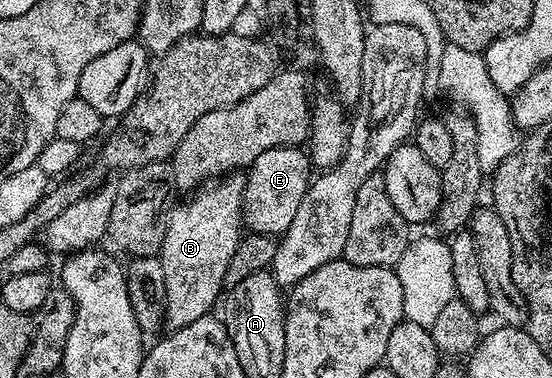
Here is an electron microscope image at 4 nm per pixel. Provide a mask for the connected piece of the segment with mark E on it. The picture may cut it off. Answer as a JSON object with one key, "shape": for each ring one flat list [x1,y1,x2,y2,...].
{"shape":[[288,146,285,148,274,148,265,150,246,169,243,181,243,223,252,233,260,236,274,236,276,238,283,235,285,230,289,230,289,225,293,222,298,208,301,206,301,198,305,198,305,190,311,185,313,179,313,165,311,157,302,147]]}

